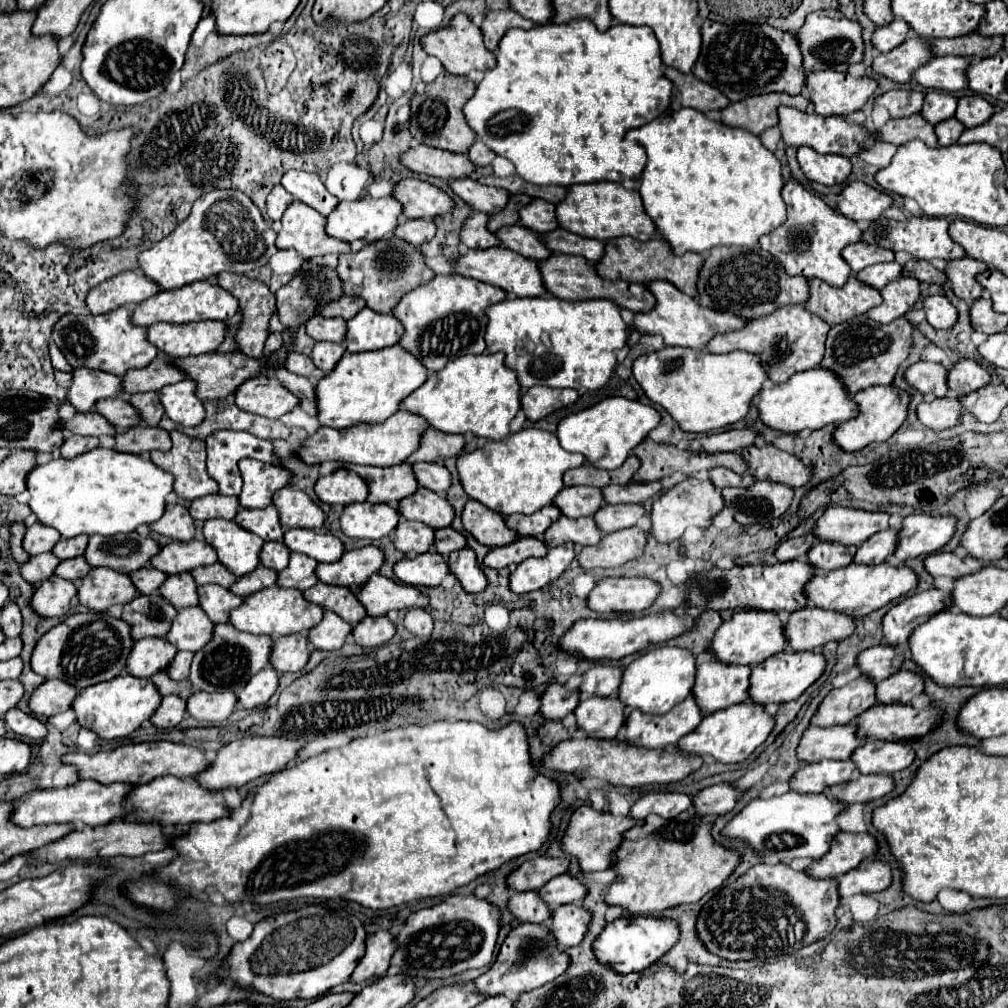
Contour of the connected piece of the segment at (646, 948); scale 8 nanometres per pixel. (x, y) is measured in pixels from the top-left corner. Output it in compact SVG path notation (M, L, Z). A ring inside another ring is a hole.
M623 916L609 922L601 936L595 940L595 958L603 962L609 970L617 974L641 972L643 968L657 962L671 946L675 946L679 936L679 928L669 918L649 918L649 916Z

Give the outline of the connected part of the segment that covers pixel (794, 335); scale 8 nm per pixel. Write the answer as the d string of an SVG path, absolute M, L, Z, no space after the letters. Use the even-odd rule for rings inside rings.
M791 304L781 310L775 310L769 316L749 322L743 330L717 334L707 344L707 350L715 352L715 354L727 354L733 350L753 352L761 358L761 362L773 382L777 382L777 384L787 382L787 378L791 378L793 374L819 366L819 362L823 360L823 354L825 354L827 332L831 330L831 326L827 326L827 322L823 322L819 316L815 316L803 308L805 306L801 306L801 304L799 306Z

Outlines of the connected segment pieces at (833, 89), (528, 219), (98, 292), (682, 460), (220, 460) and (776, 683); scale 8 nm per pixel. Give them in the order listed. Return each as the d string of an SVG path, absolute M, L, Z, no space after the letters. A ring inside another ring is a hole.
M837 70L811 72L807 76L805 94L821 116L845 116L865 106L869 96L877 90L879 82L869 76L853 76Z
M537 198L531 204L527 204L525 208L521 208L519 216L521 216L523 226L537 230L541 234L559 228L559 222L555 218L555 204L543 202L541 198Z
M121 272L89 292L87 308L91 314L107 314L125 304L139 304L157 292L159 286L143 272Z
M645 438L635 450L635 456L641 460L641 468L635 474L635 482L653 482L653 480L661 480L665 476L671 476L673 472L683 472L685 476L695 476L701 470L711 470L717 466L729 468L737 474L747 472L747 462L743 462L743 456L739 452L721 452L721 454L709 454L709 452L693 452L693 450L679 450L675 444L663 444L663 442L655 442L651 438Z
M217 430L205 442L207 442L207 472L209 472L209 476L213 480L219 482L219 494L227 494L227 496L237 496L239 494L239 490L241 490L241 474L239 474L237 462L241 458L257 458L257 460L263 460L263 462L279 462L273 456L273 444L269 440L255 438L253 434L247 434L247 432Z
M783 650L765 662L751 668L751 686L749 686L749 700L755 704L783 704L797 700L821 674L825 668L825 658L821 652L793 652Z

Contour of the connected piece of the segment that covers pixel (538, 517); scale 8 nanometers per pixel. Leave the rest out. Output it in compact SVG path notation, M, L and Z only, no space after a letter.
M545 506L543 510L531 514L531 516L525 516L525 514L511 514L507 516L507 526L517 530L519 536L535 536L535 538L541 538L545 534L545 530L561 518L561 512L559 508L555 506Z

